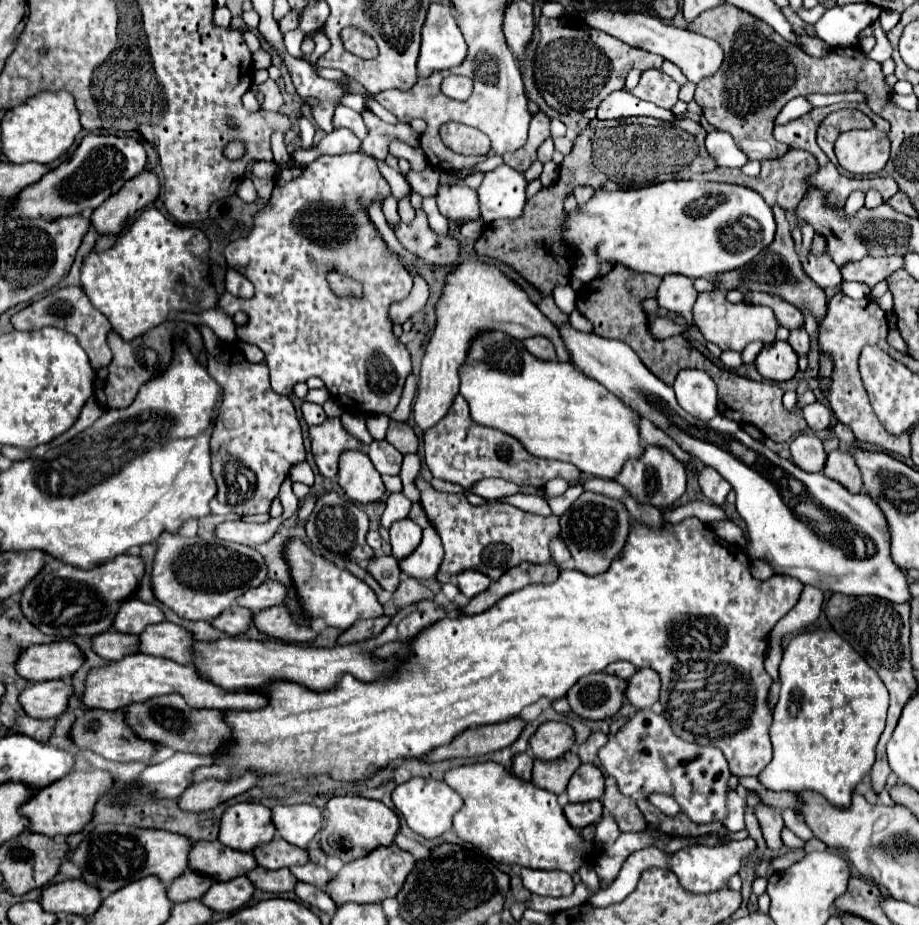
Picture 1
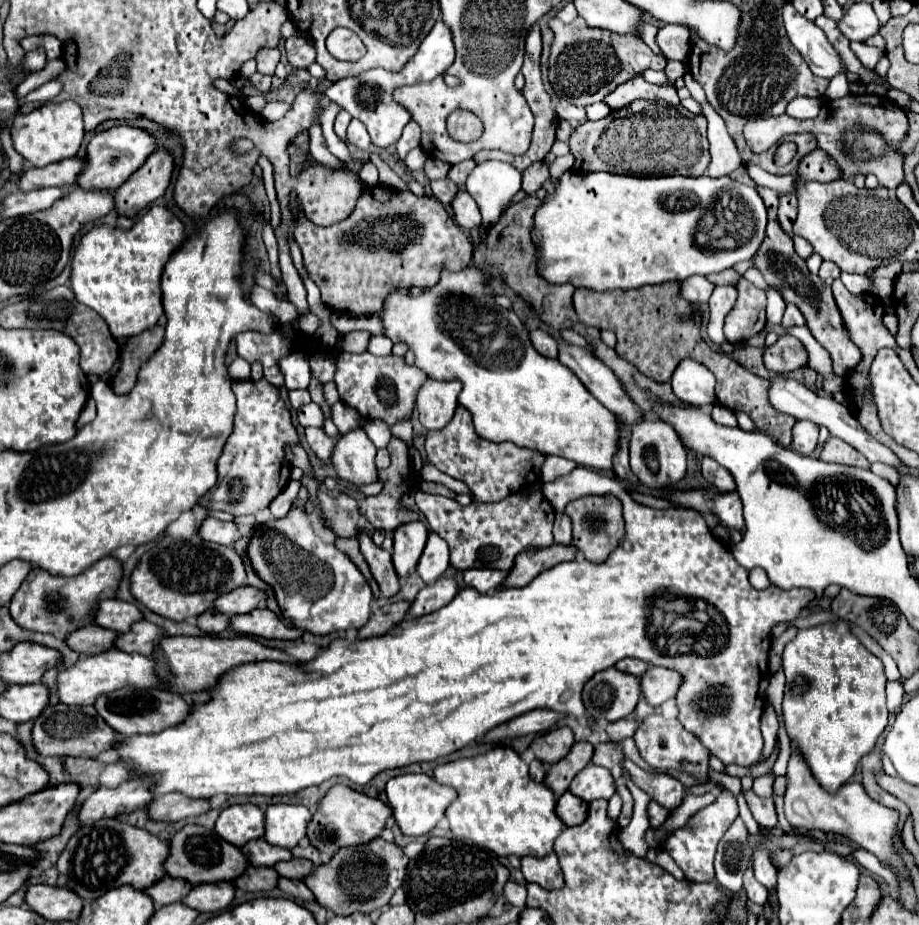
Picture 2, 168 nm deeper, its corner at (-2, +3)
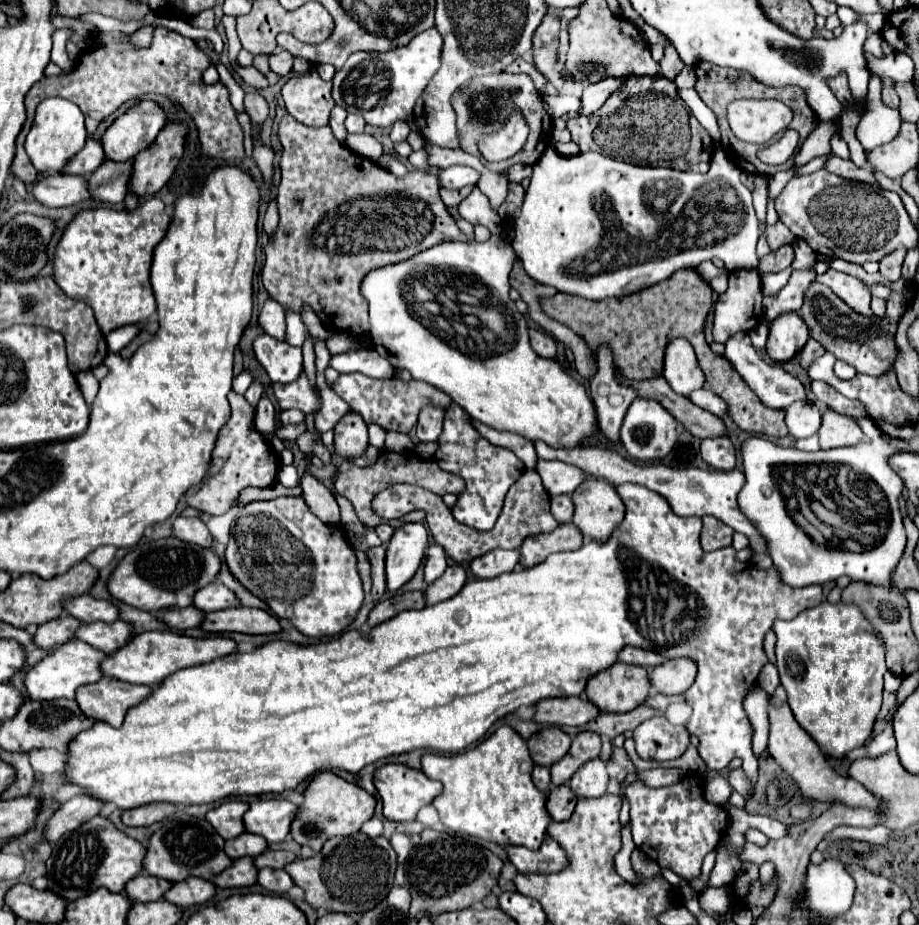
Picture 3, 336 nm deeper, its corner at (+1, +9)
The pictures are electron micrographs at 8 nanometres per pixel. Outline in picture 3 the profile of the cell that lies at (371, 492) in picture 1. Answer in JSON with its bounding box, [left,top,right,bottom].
[334,413,368,459]

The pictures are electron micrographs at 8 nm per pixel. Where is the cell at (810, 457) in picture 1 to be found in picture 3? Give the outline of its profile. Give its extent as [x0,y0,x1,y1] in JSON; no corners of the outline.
[786,401,820,439]

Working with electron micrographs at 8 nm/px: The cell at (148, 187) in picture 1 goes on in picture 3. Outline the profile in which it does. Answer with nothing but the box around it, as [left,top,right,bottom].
[128,123,186,197]

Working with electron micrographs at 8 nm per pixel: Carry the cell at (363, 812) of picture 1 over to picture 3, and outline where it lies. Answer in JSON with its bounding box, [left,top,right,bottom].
[290,771,376,851]

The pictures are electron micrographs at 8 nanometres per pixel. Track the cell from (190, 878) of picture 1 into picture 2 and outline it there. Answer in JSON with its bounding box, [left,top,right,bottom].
[145,877,193,907]

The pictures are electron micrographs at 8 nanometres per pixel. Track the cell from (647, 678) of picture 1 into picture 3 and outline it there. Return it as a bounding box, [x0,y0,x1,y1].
[650,659,696,695]

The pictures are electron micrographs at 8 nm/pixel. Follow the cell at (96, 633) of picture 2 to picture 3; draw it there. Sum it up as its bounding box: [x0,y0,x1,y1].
[34,615,82,649]

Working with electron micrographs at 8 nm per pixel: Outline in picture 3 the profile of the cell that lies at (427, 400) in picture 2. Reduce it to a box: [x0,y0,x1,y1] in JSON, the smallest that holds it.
[418,407,444,443]

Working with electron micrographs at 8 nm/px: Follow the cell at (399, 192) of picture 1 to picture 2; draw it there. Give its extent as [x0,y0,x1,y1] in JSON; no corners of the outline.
[347,119,371,151]

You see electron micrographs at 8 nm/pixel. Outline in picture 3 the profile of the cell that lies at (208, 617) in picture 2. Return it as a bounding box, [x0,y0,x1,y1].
[158,605,204,629]

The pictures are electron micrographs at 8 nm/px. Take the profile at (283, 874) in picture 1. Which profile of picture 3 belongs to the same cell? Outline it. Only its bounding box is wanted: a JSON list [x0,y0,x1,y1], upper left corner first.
[212,857,258,887]

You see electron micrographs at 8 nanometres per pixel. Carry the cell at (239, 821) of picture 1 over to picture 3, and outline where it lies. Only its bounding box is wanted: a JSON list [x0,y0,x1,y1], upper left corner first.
[206,801,248,839]

